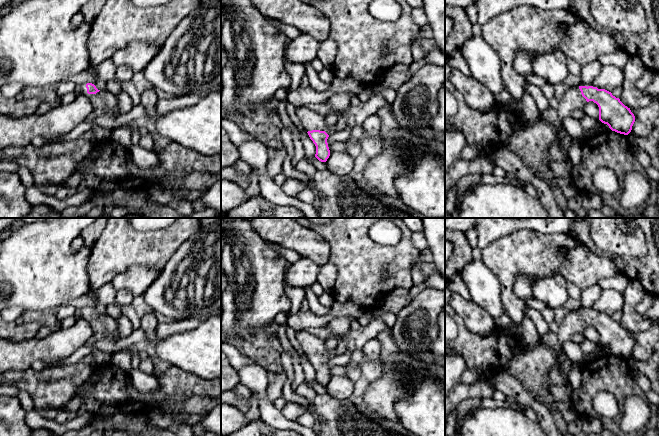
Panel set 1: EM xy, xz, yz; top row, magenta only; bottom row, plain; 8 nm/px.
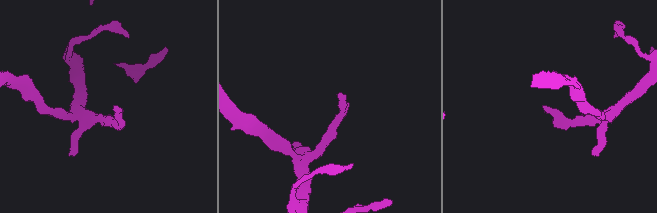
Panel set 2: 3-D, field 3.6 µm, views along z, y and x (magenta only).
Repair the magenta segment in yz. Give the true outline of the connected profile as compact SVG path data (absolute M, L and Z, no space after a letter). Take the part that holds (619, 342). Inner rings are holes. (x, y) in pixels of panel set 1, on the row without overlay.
M571 310L565 316L560 323L557 335L561 347L565 342L571 341L573 335L583 333L589 325L598 329L599 344L607 348L612 355L624 359L631 356L635 340L630 332L611 316L593 310Z

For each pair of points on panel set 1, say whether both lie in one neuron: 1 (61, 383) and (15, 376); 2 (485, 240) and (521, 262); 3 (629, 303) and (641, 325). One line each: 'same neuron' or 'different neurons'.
1: same neuron
2: different neurons
3: same neuron

